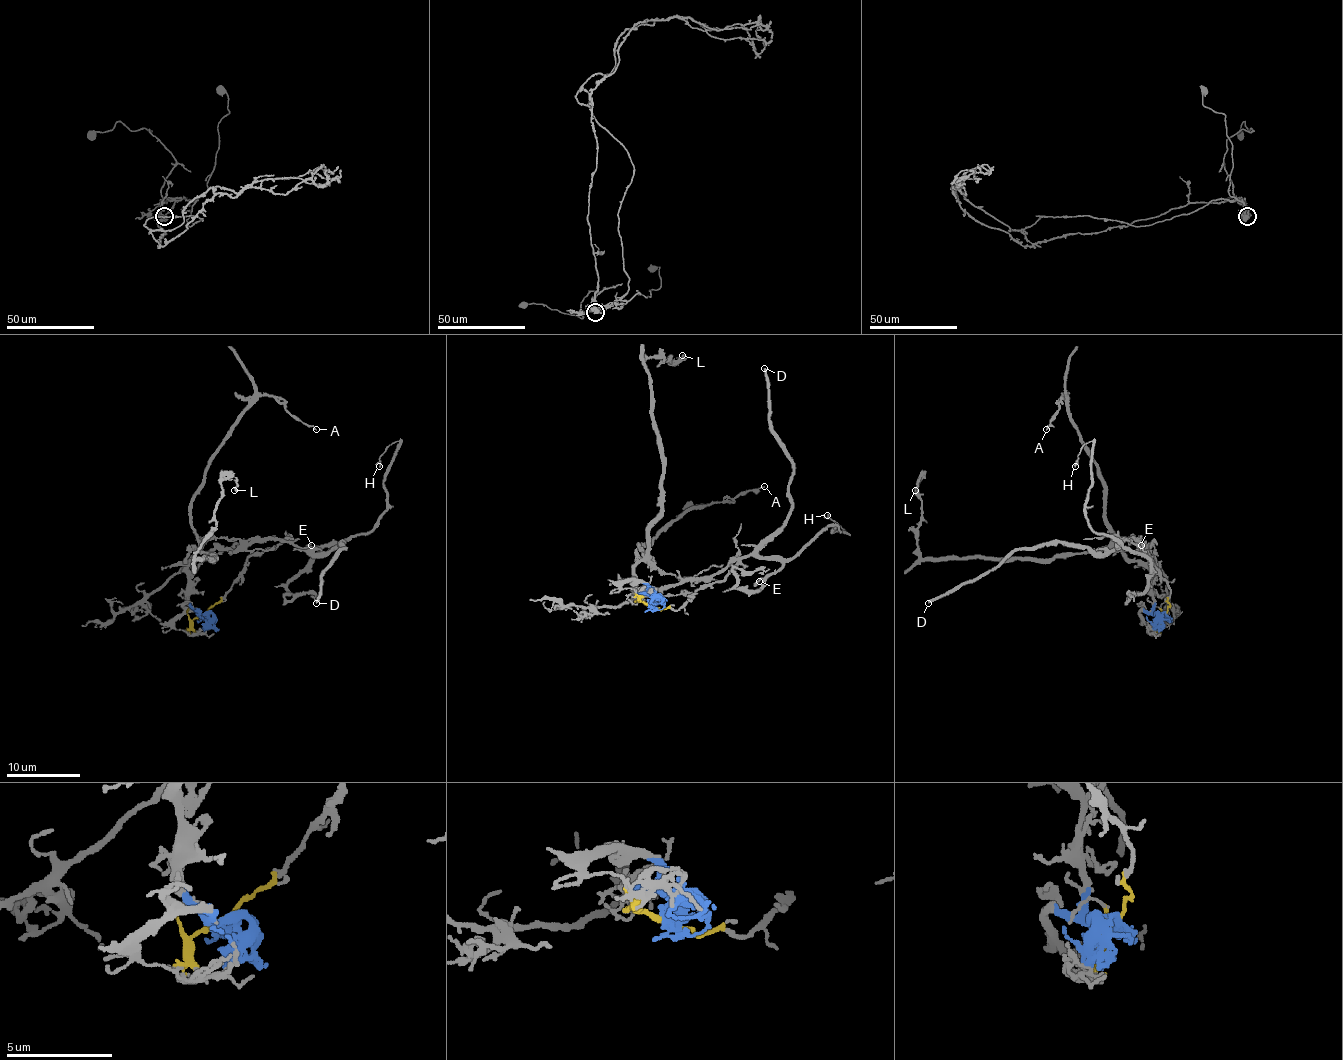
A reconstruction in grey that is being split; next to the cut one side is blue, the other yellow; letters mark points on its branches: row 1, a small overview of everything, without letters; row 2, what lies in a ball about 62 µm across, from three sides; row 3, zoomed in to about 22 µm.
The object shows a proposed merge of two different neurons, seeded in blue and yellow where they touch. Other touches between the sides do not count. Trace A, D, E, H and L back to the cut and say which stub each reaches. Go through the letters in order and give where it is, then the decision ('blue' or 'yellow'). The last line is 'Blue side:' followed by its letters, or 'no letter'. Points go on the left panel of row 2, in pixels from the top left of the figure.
A: at (316, 429); blue
D: at (316, 603); yellow
E: at (311, 545); yellow
H: at (379, 466); yellow
L: at (234, 490); blue
Blue side: A, L

